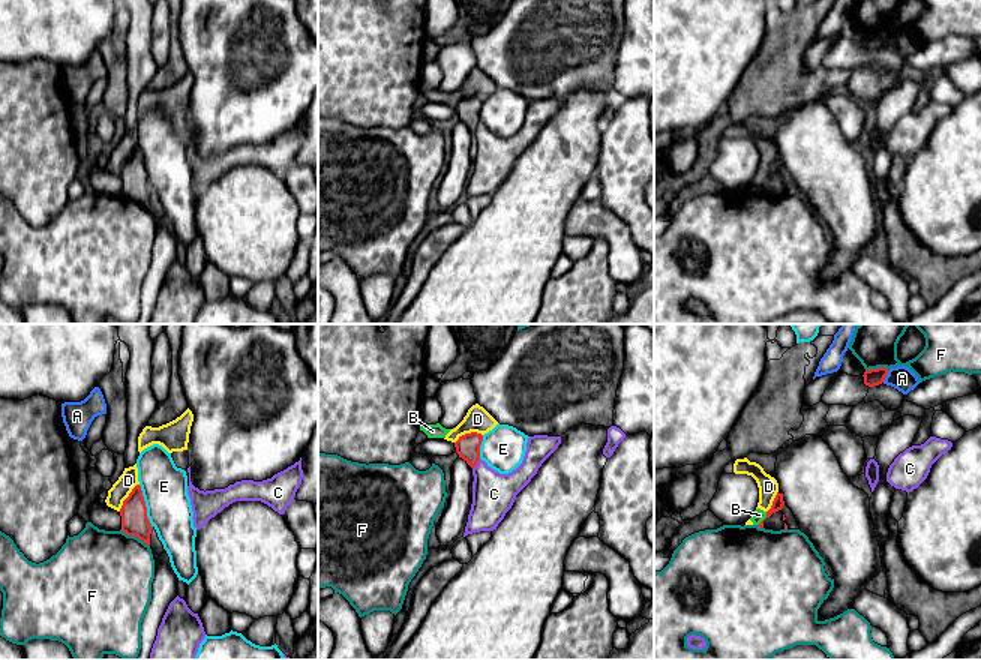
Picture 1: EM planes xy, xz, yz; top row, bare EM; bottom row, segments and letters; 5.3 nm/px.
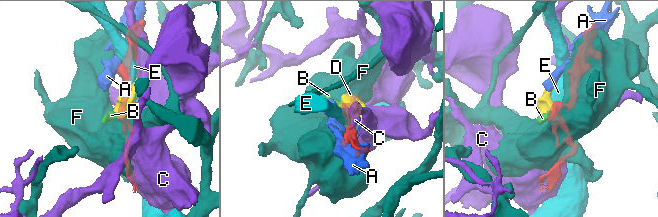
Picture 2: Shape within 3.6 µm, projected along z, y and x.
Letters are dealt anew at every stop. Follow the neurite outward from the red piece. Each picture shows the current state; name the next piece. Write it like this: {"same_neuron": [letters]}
{"same_neuron": []}

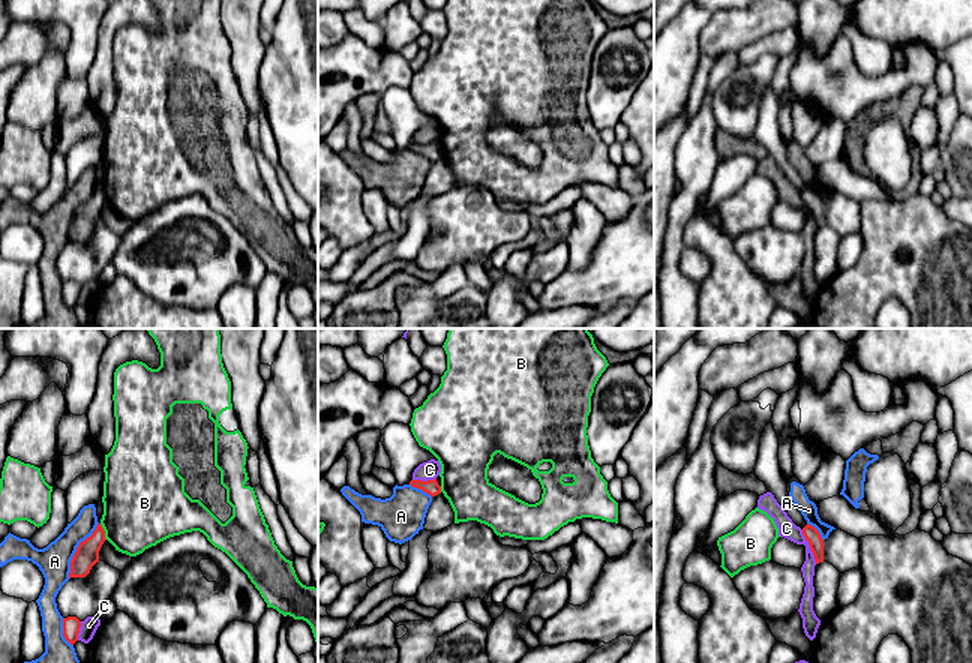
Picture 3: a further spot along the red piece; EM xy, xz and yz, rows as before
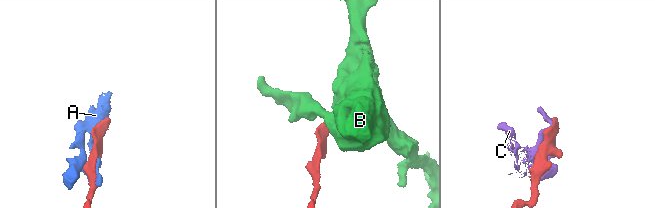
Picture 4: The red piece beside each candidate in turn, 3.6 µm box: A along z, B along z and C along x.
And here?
{"same_neuron": []}

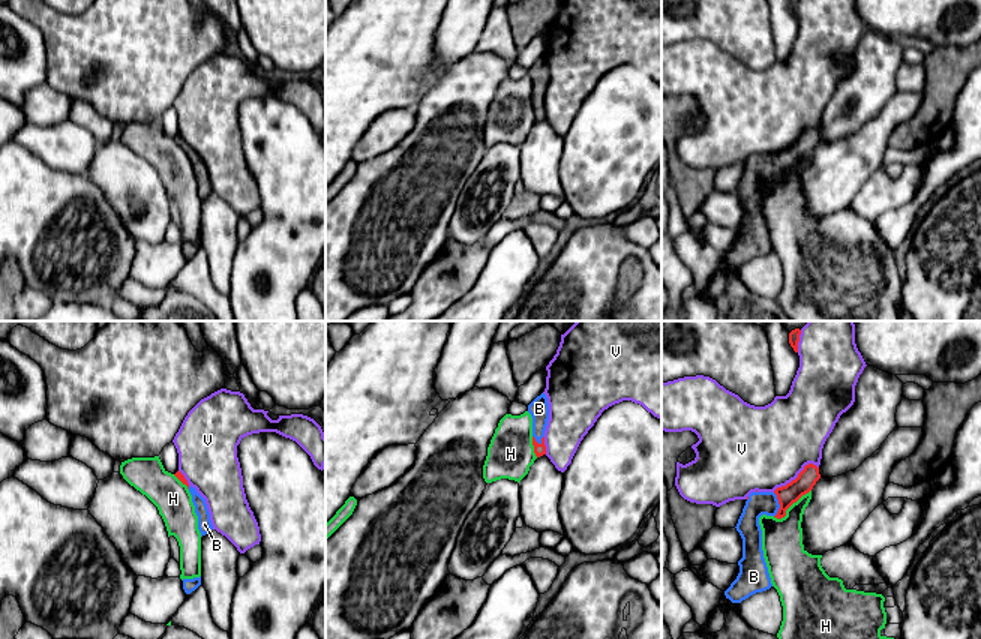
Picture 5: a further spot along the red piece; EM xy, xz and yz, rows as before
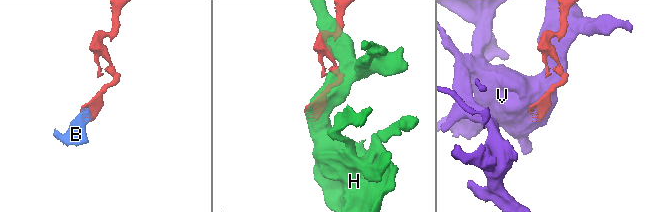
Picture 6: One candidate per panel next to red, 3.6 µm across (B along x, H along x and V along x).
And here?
{"same_neuron": ["B"]}

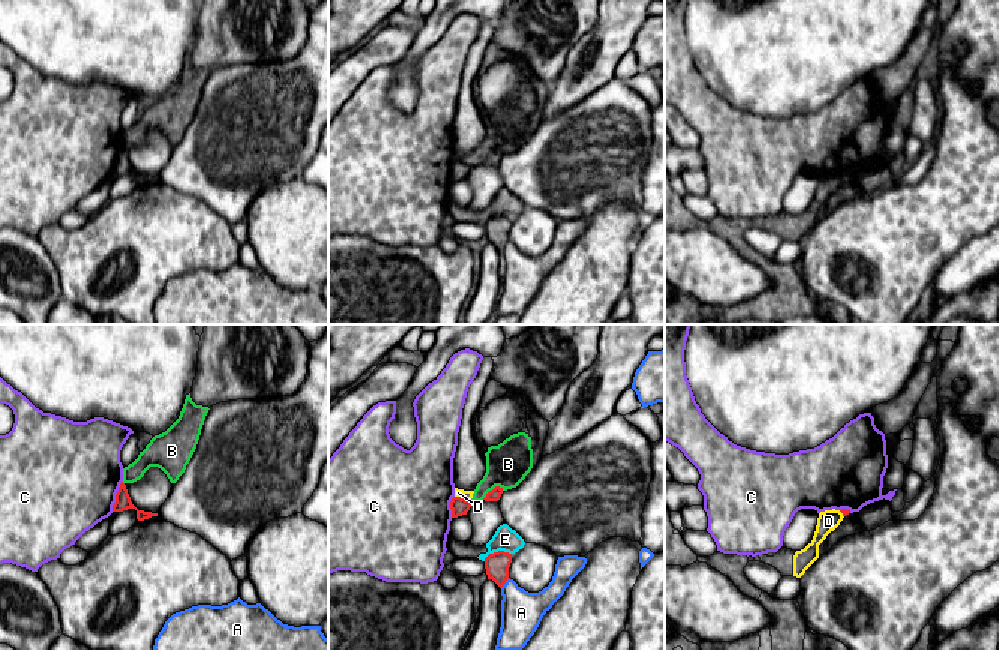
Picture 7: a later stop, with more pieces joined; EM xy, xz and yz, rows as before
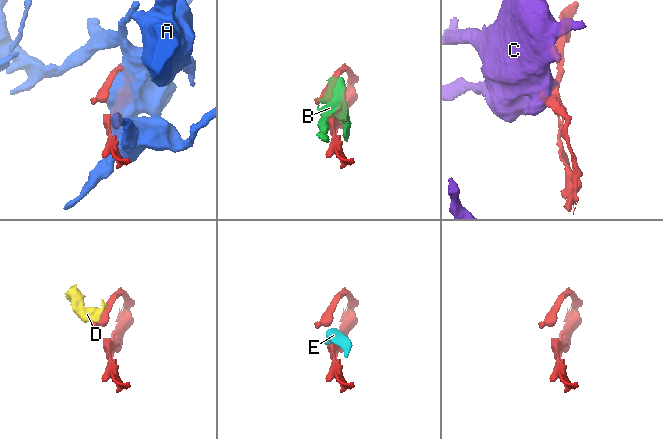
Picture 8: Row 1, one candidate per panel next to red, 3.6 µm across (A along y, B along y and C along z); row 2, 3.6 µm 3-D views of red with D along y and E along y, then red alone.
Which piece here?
{"same_neuron": []}

